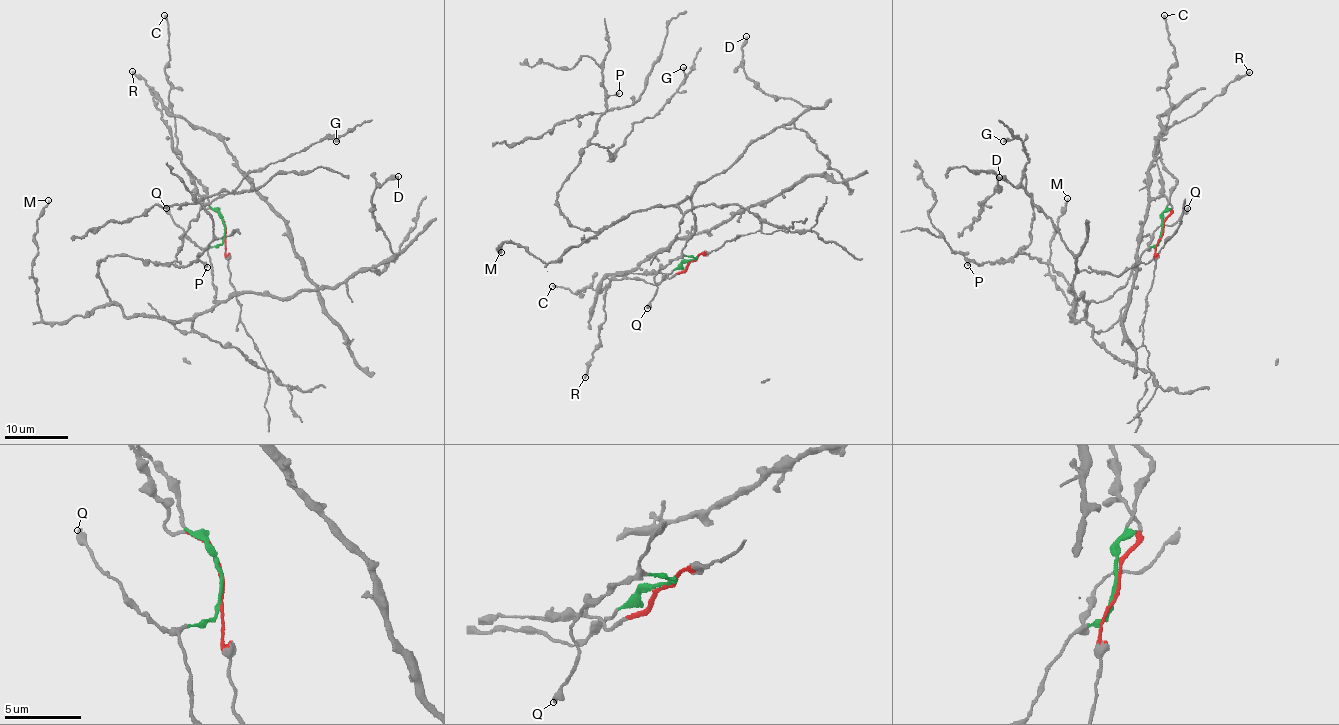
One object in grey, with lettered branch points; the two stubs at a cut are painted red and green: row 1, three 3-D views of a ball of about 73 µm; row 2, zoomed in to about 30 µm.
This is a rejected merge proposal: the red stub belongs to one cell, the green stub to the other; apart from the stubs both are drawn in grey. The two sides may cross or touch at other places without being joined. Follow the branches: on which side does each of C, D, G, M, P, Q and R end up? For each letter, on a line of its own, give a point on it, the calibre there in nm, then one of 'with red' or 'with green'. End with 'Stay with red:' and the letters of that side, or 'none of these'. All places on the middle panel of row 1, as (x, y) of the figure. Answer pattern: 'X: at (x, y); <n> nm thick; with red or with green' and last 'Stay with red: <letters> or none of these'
C: at (552, 286); 280 nm thick; with red
D: at (746, 36); 340 nm thick; with green
G: at (683, 67); 340 nm thick; with green
M: at (501, 252); 170 nm thick; with green
P: at (619, 93); 280 nm thick; with green
Q: at (647, 308); 400 nm thick; with green
R: at (585, 377); 240 nm thick; with green
Stay with red: C

